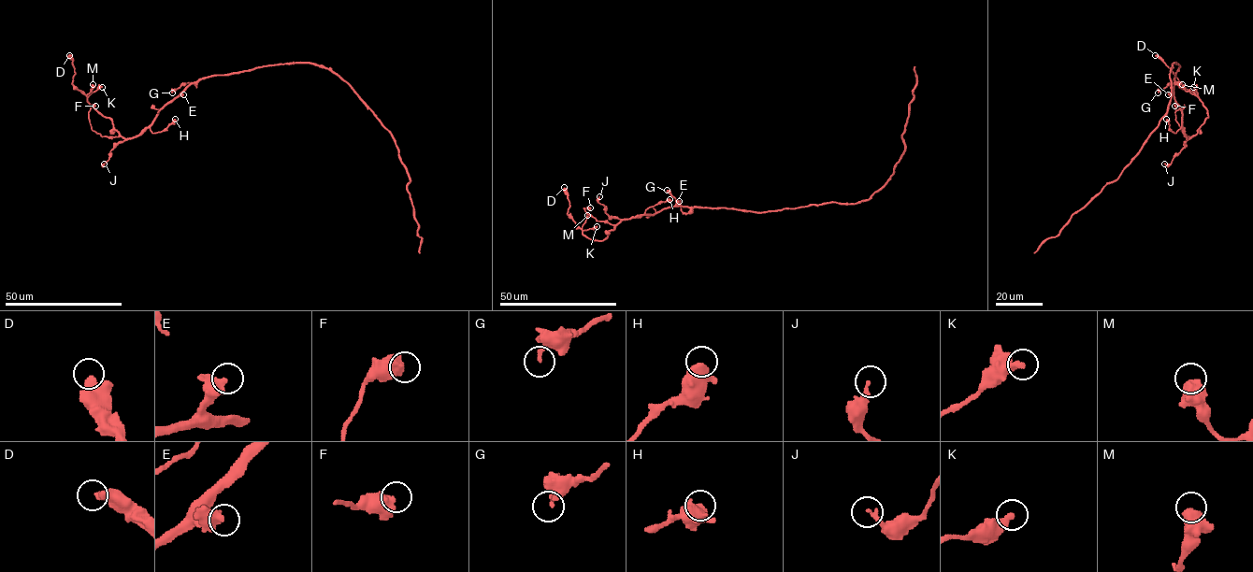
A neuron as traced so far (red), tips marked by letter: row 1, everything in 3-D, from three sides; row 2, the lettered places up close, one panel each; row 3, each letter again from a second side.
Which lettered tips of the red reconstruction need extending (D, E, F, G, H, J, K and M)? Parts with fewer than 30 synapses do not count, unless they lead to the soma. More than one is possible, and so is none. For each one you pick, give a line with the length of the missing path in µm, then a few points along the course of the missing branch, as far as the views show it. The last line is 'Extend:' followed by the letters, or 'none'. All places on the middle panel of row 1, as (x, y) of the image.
Extend: none

